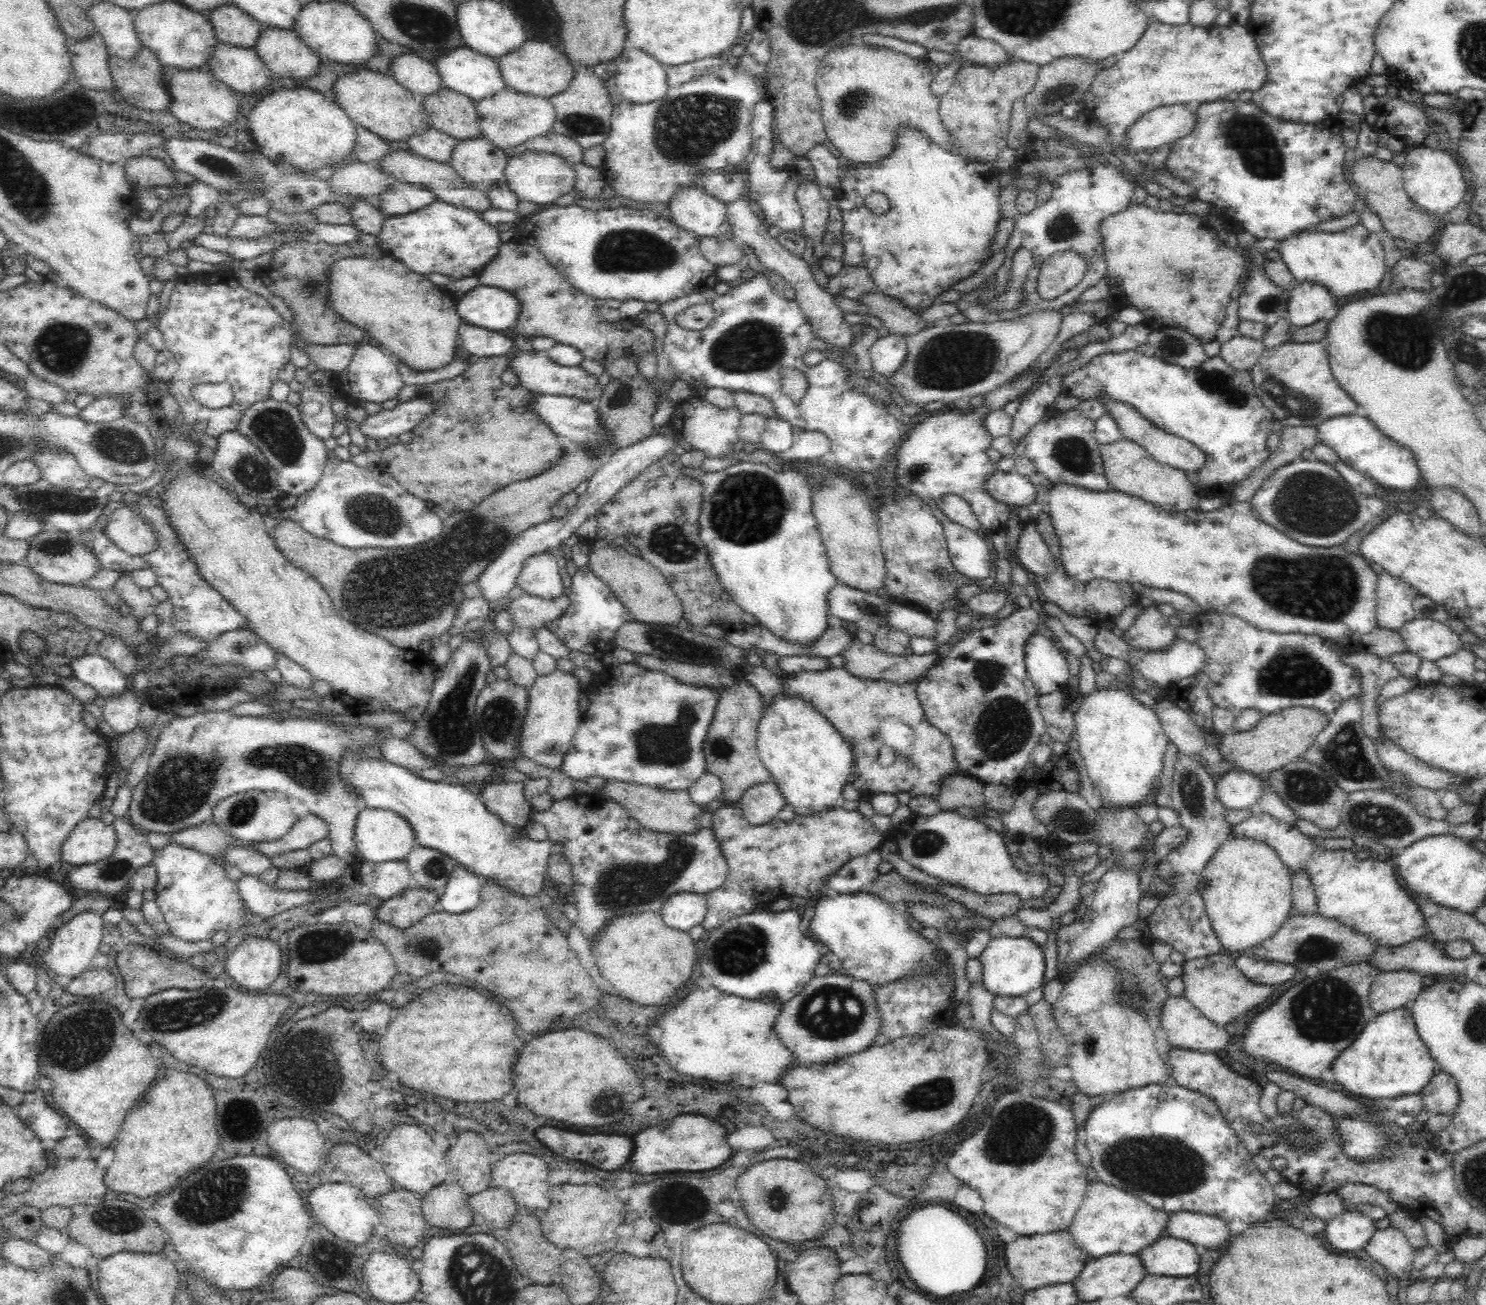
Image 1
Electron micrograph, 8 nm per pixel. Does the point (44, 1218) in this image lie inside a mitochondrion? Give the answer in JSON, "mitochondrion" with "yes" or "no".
{"mitochondrion":"no"}

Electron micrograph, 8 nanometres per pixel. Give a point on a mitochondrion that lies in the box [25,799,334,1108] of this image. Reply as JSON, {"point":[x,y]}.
{"point":[84,1041]}

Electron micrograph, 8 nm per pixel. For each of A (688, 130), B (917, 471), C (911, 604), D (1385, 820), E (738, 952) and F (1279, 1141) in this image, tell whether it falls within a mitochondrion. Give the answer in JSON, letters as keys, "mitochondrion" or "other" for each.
{"A":"mitochondrion","B":"mitochondrion","C":"other","D":"mitochondrion","E":"mitochondrion","F":"mitochondrion"}

